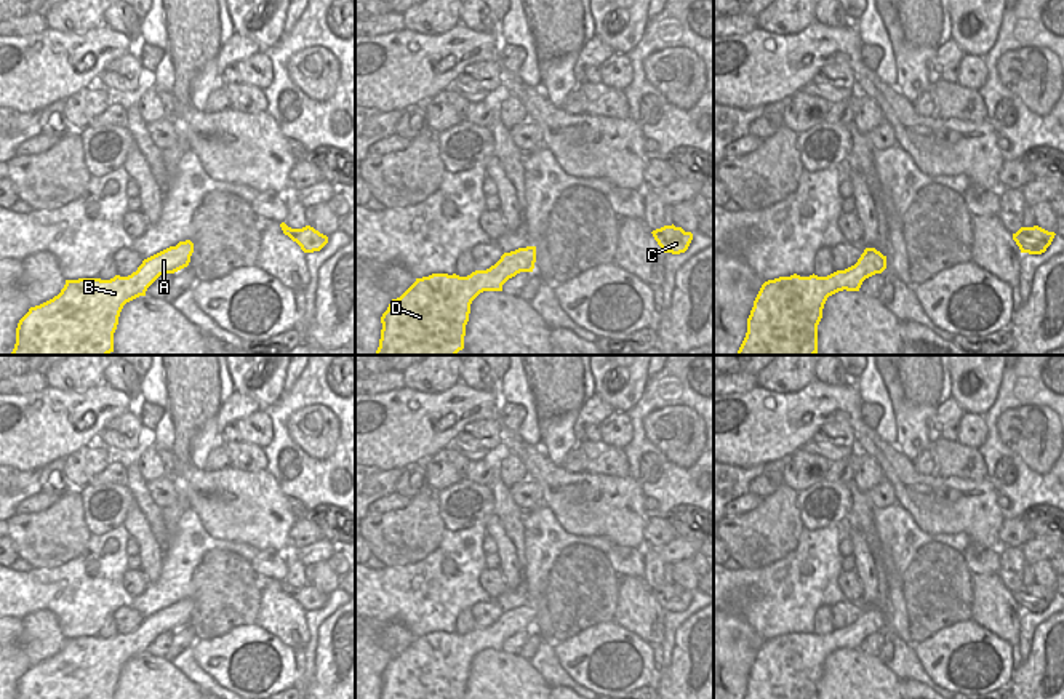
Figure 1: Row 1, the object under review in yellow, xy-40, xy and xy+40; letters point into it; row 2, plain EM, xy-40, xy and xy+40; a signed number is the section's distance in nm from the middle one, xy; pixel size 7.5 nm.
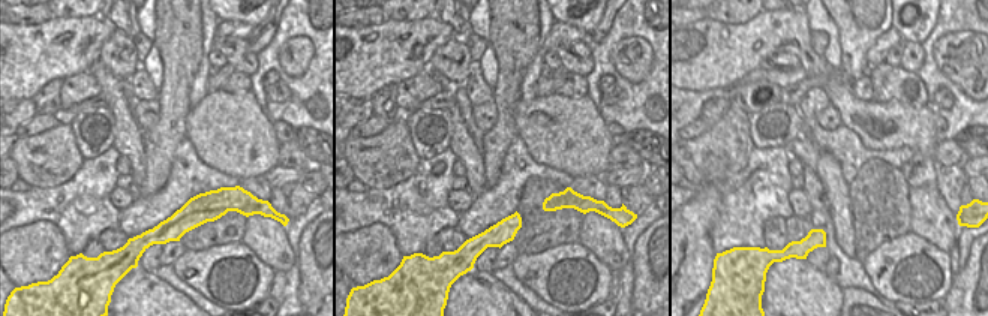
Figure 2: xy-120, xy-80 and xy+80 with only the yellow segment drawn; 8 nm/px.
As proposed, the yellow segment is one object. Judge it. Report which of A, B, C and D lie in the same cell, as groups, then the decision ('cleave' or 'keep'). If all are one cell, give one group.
groups A B C D; keep

